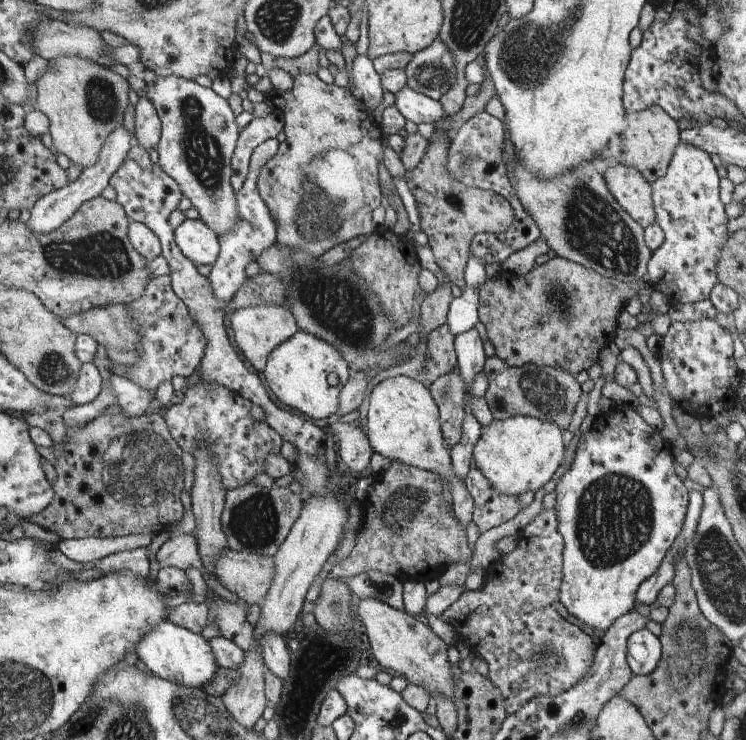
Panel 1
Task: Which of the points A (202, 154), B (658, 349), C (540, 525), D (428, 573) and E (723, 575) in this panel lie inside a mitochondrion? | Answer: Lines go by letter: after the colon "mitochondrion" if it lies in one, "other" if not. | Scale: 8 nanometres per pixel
A: mitochondrion
B: other
C: other
D: other
E: mitochondrion

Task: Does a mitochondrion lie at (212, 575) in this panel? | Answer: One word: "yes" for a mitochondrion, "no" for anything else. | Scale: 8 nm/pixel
no

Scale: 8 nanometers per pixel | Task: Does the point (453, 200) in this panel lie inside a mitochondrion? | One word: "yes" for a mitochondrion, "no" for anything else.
yes

